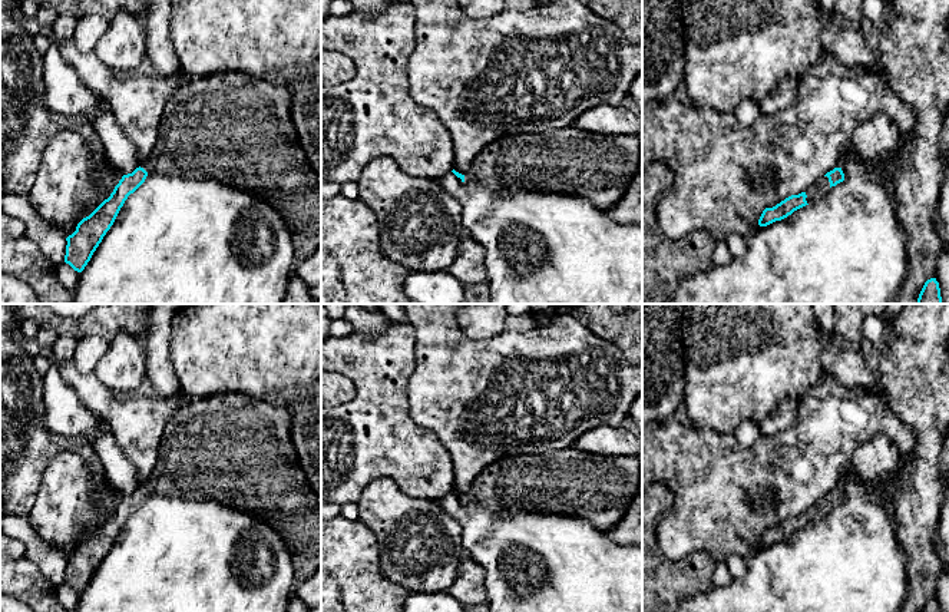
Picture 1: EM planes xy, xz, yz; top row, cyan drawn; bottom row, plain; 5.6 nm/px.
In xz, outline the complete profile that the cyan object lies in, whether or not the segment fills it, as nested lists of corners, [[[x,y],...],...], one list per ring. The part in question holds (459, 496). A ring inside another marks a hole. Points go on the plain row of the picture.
[[[562,449],[545,454],[512,454],[485,467],[472,482],[467,494],[452,492],[464,505],[476,503],[493,513],[552,513],[581,517],[599,530],[615,527],[625,516],[639,486],[639,464],[625,456],[602,456]]]

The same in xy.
[[[239,393],[211,396],[181,406],[163,429],[158,460],[151,476],[132,494],[123,496],[110,517],[77,545],[76,552],[66,559],[65,583],[77,593],[85,591],[128,517],[145,503],[149,494],[212,500],[252,515],[274,527],[285,542],[294,565],[295,582],[308,579],[321,568],[321,500],[304,473],[294,469],[292,454],[290,414],[282,406]]]

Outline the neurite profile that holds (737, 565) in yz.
[[[731,555],[727,560],[725,565],[731,573],[731,576],[734,579],[740,579],[745,575],[747,572],[747,563],[748,560],[745,560],[743,556],[740,555]]]

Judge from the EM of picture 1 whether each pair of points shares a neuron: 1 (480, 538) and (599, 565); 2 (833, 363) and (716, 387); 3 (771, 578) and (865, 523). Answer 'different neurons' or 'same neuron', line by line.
1: same neuron
2: different neurons
3: same neuron

